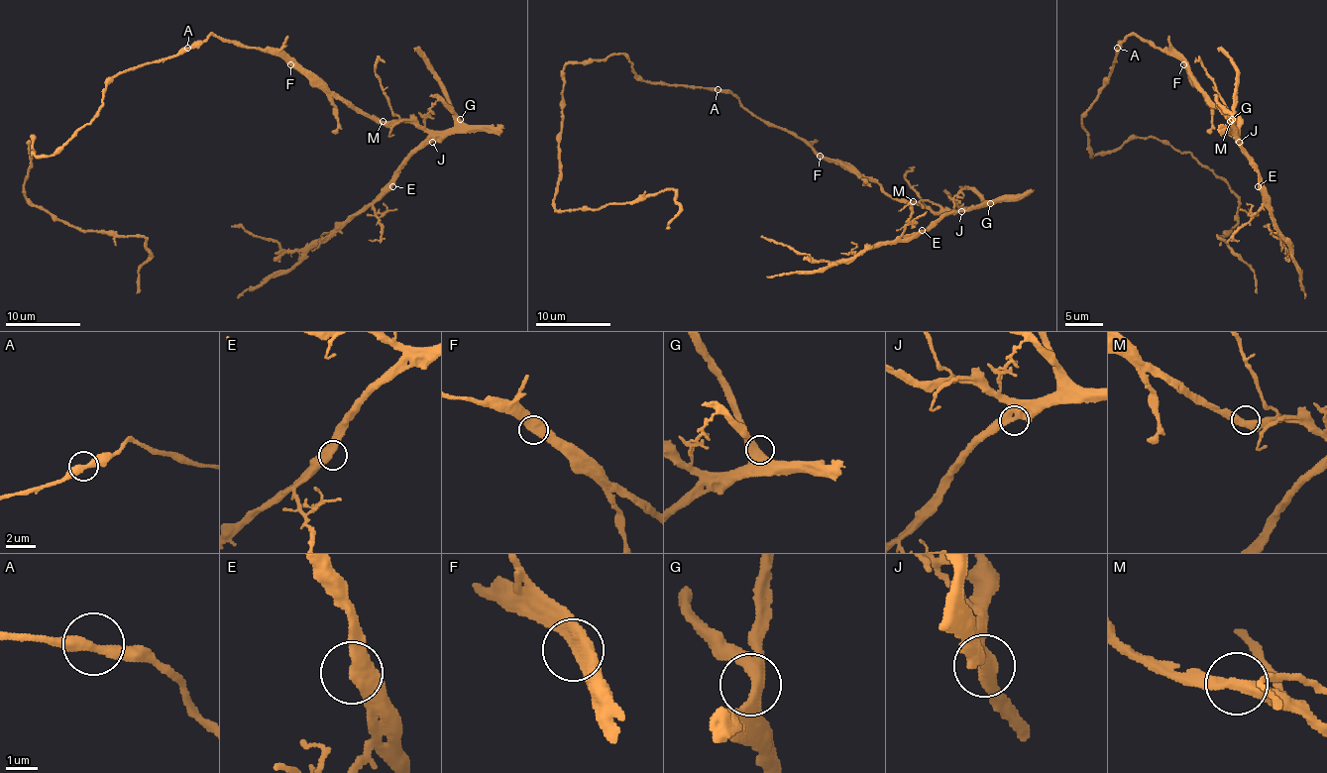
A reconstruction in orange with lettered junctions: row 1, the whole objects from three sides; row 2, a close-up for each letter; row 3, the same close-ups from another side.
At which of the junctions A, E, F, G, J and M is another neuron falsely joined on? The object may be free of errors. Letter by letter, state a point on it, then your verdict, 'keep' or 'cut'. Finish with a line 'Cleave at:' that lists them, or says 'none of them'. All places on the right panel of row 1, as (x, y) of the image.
A: place (1117, 48); keep
E: place (1258, 186); keep
F: place (1183, 64); cut
G: place (1232, 119); keep
J: place (1239, 142); keep
M: place (1230, 121); keep
Cleave at: F

